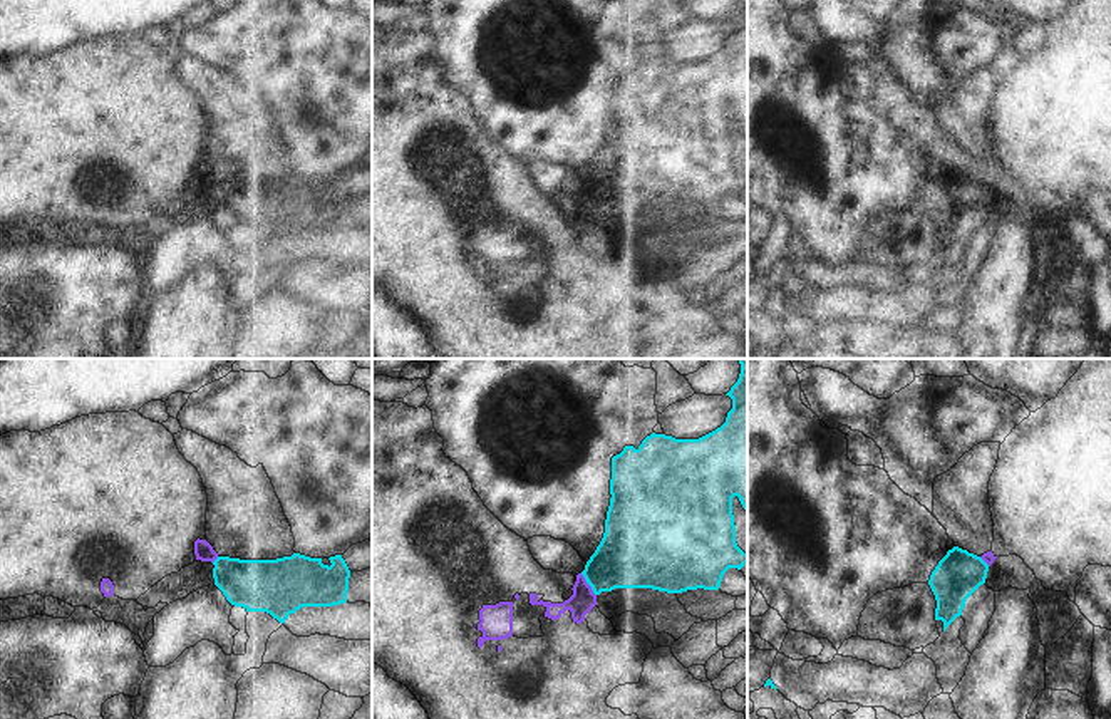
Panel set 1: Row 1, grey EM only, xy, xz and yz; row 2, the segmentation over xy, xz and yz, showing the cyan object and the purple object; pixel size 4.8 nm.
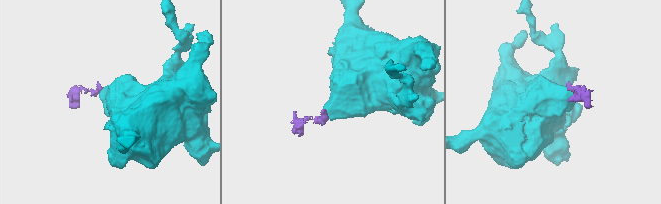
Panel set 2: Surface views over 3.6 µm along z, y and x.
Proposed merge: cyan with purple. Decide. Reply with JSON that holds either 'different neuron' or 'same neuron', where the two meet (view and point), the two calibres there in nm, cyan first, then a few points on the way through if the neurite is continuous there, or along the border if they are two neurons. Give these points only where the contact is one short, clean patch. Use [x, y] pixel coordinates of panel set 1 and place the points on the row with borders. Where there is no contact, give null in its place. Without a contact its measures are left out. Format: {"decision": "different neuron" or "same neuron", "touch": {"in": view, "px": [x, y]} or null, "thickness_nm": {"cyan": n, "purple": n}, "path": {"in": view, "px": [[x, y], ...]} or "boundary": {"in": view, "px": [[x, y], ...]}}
{"decision": "different neuron", "touch": {"in": "xz", "px": [589, 584]}, "thickness_nm": {"cyan": 320, "purple": 120}}

